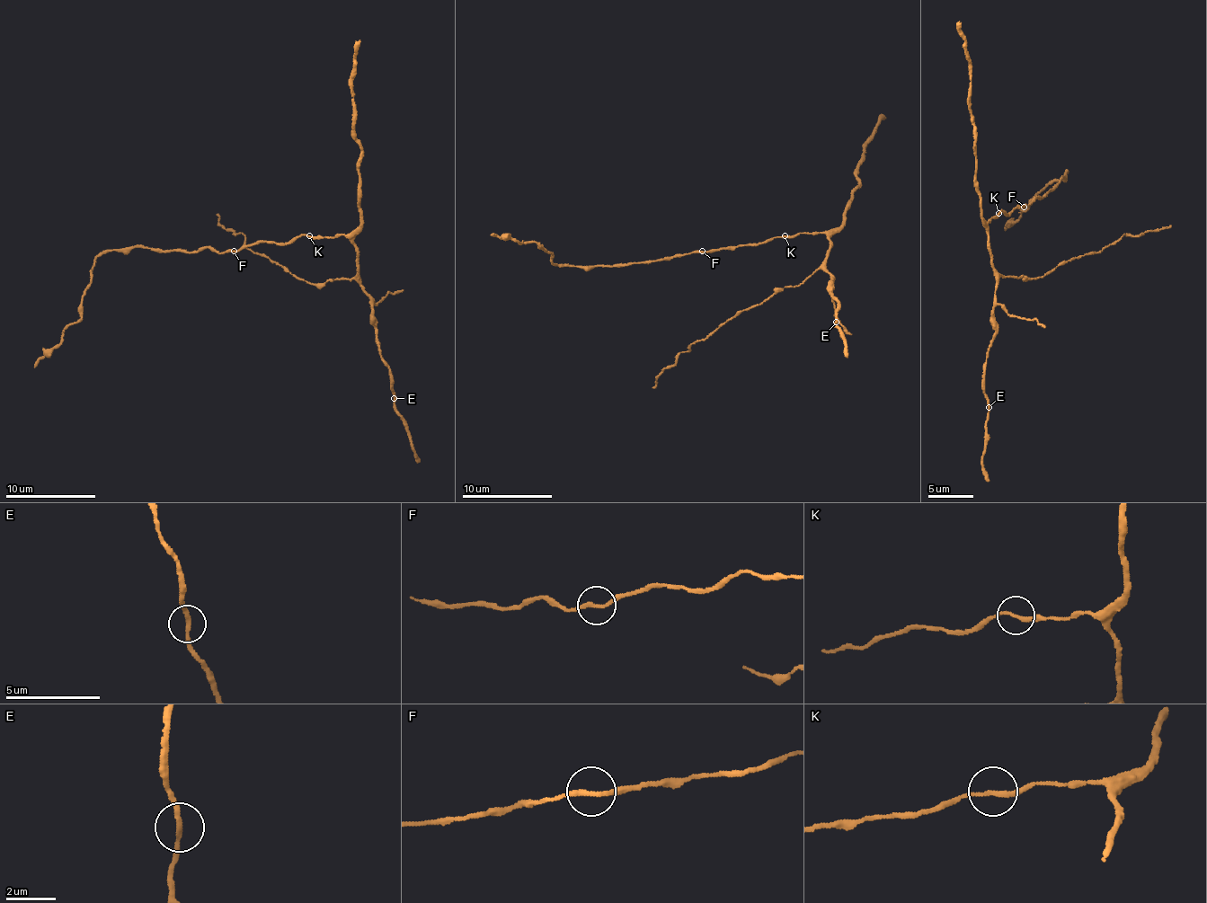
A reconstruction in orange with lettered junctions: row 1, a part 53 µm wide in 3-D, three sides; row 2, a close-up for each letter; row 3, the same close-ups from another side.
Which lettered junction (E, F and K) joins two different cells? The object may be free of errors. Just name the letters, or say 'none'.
none

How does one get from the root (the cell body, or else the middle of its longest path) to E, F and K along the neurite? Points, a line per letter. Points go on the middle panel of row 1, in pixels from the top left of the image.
E: (767, 243), (801, 232), (827, 234), (830, 245), (824, 270), (831, 275), (829, 293), (838, 306), (836, 322)
F: (767, 243), (756, 245), (738, 243), (702, 252)
K: (767, 243), (785, 235)

